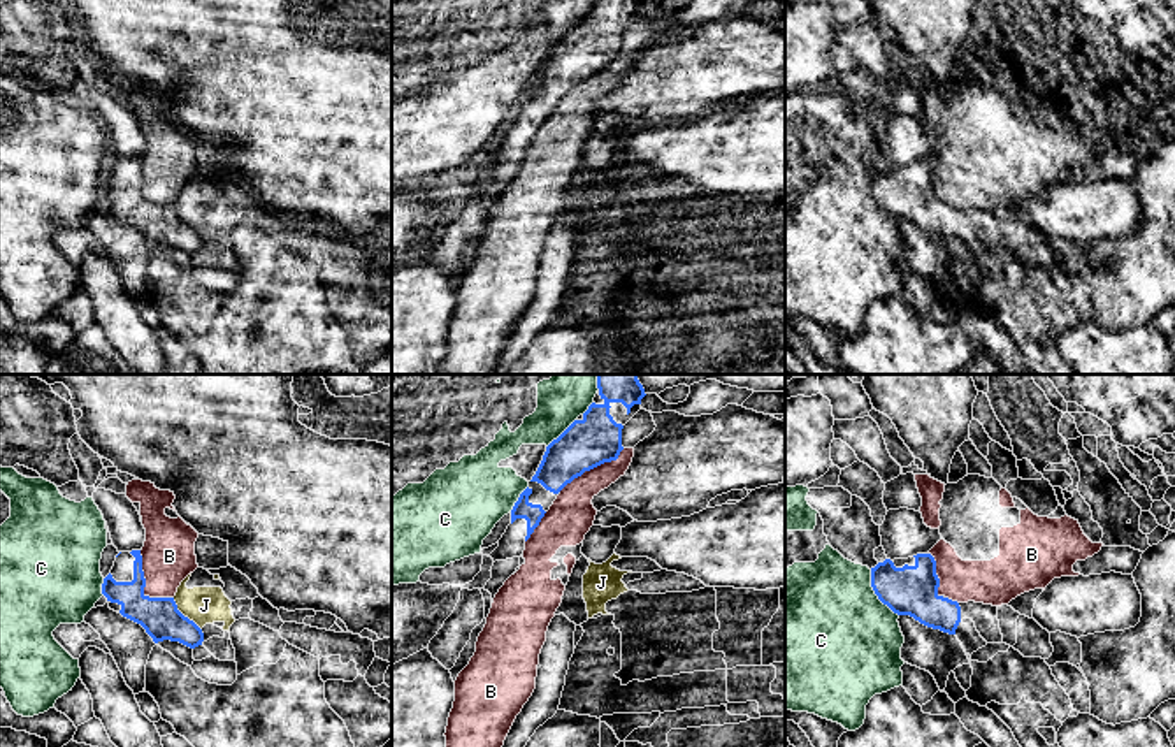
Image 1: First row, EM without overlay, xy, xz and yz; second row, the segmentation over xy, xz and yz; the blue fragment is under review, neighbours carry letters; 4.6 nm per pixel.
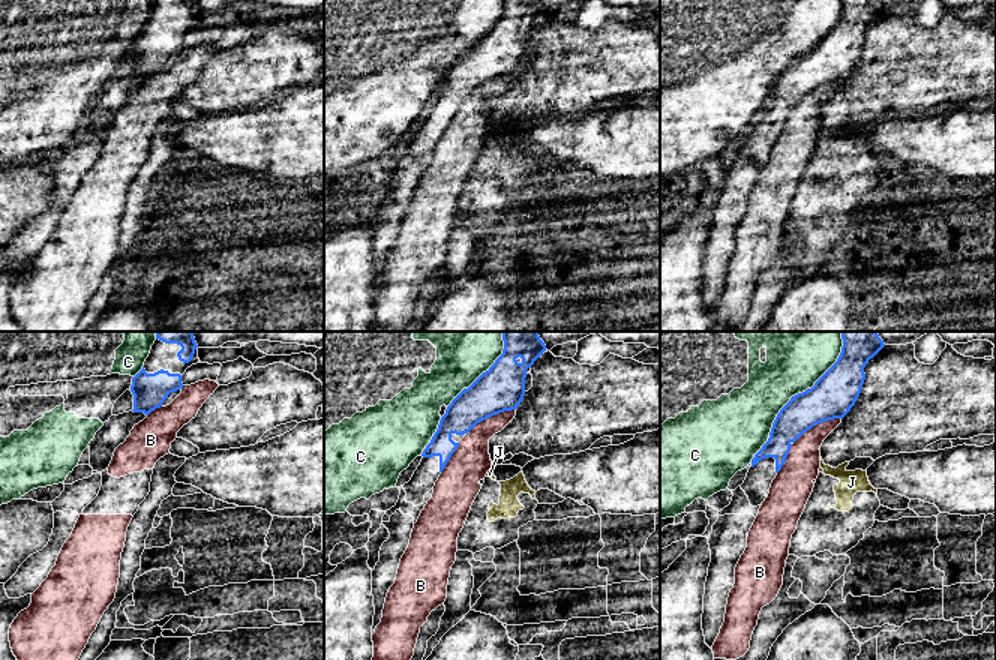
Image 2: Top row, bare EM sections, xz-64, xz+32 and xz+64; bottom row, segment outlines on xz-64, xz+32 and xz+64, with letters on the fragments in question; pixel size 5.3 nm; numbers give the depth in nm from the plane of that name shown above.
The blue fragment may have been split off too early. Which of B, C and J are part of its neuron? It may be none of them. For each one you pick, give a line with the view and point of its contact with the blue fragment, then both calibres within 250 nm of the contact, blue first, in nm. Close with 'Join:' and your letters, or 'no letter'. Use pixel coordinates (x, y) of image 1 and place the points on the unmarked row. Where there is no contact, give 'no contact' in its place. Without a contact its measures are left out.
Join: no letter

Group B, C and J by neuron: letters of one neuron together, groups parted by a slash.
B / C / J

